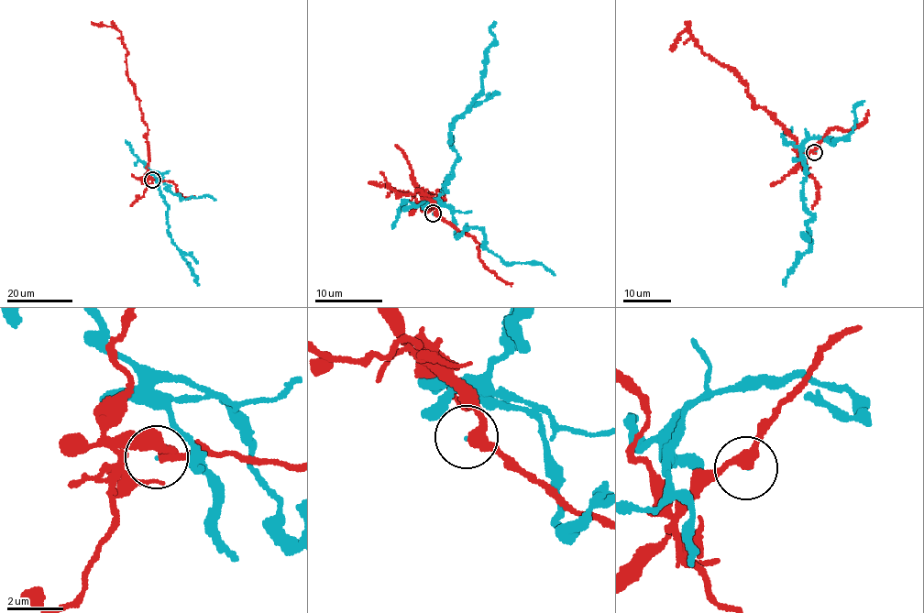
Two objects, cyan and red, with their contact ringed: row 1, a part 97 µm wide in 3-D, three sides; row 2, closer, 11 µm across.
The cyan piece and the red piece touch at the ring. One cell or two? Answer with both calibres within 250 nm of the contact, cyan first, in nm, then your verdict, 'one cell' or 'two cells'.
30 nm thick on the cyan side, 340 nm on the other; two cells

